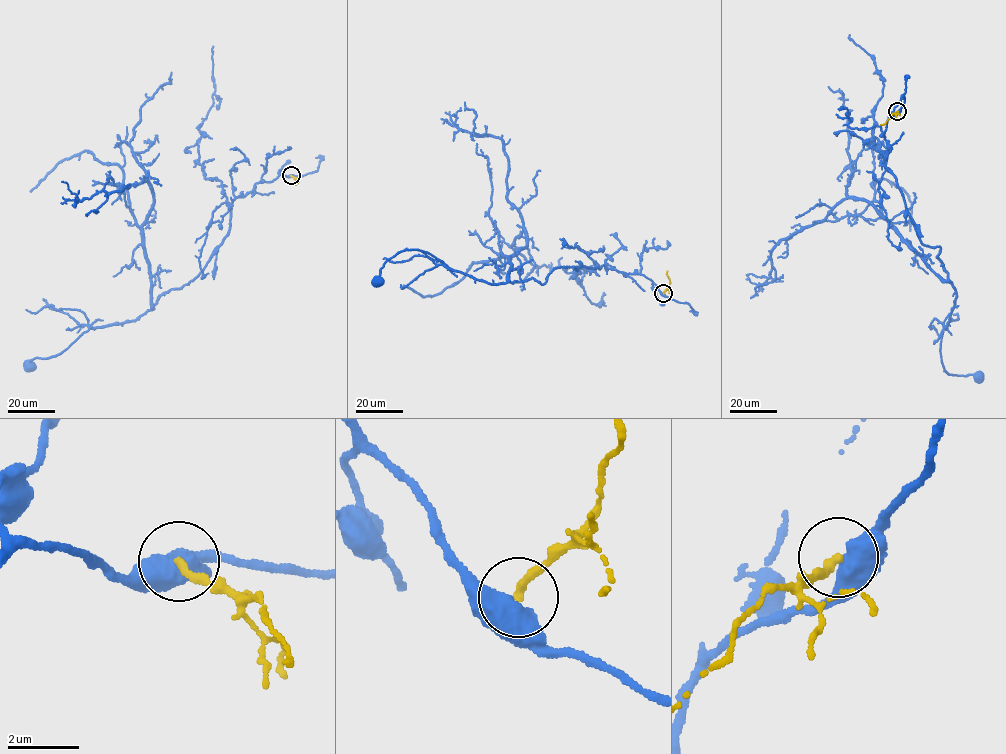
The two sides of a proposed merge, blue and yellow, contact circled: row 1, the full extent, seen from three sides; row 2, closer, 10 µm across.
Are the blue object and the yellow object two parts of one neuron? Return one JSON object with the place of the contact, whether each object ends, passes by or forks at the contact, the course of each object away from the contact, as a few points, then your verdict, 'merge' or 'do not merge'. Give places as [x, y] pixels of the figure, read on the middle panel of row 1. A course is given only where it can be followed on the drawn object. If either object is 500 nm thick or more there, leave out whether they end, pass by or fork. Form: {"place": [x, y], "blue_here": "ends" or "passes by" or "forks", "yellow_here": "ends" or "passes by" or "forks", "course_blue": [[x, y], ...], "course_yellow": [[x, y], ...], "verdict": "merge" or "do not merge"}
{"place": [663, 293], "course_blue": [[663, 293], [644, 276], [604, 265], [558, 267], [542, 284], [491, 284], [414, 249], [388, 259], [377, 282]], "course_yellow": [[663, 293], [670, 283], [667, 271]], "verdict": "do not merge"}

